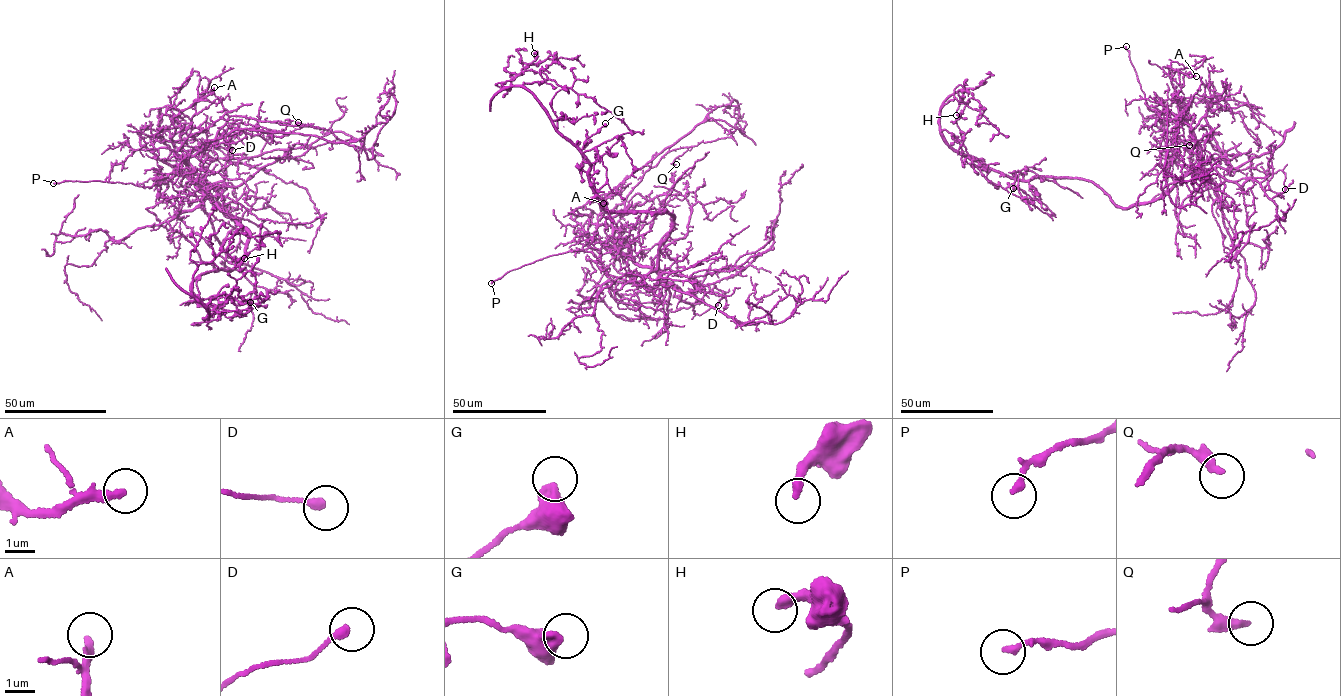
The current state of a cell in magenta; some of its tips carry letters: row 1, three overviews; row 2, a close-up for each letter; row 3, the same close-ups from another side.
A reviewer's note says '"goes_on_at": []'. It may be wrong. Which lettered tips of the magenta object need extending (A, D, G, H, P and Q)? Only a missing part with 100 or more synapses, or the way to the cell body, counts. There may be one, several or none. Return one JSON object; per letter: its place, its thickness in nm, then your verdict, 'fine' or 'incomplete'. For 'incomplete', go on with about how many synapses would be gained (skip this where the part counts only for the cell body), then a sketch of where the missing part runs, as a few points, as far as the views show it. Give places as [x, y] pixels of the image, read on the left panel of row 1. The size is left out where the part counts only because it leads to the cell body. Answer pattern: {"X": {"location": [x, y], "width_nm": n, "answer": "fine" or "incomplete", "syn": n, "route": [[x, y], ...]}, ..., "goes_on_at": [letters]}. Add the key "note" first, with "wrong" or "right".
{"note": "right", "A": {"location": [214, 87], "width_nm": 280, "answer": "fine"}, "D": {"location": [232, 150], "width_nm": 260, "answer": "fine"}, "G": {"location": [250, 302], "width_nm": 440, "answer": "fine"}, "H": {"location": [244, 258], "width_nm": 320, "answer": "fine"}, "P": {"location": [53, 183], "width_nm": 220, "answer": "fine"}, "Q": {"location": [298, 122], "width_nm": 320, "answer": "fine"}, "goes_on_at": []}

